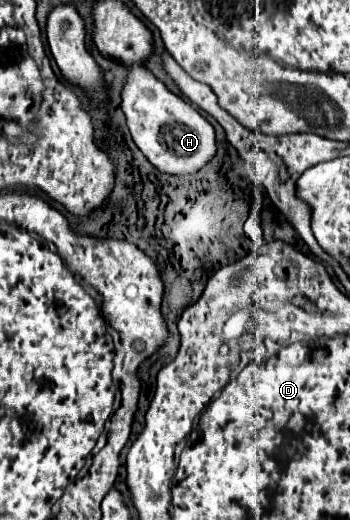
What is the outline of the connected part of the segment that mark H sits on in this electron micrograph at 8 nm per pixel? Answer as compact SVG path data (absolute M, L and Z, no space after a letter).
M145 66L129 68L127 84L121 92L121 108L137 148L163 174L193 174L201 170L217 152L213 126L185 100L175 96Z

